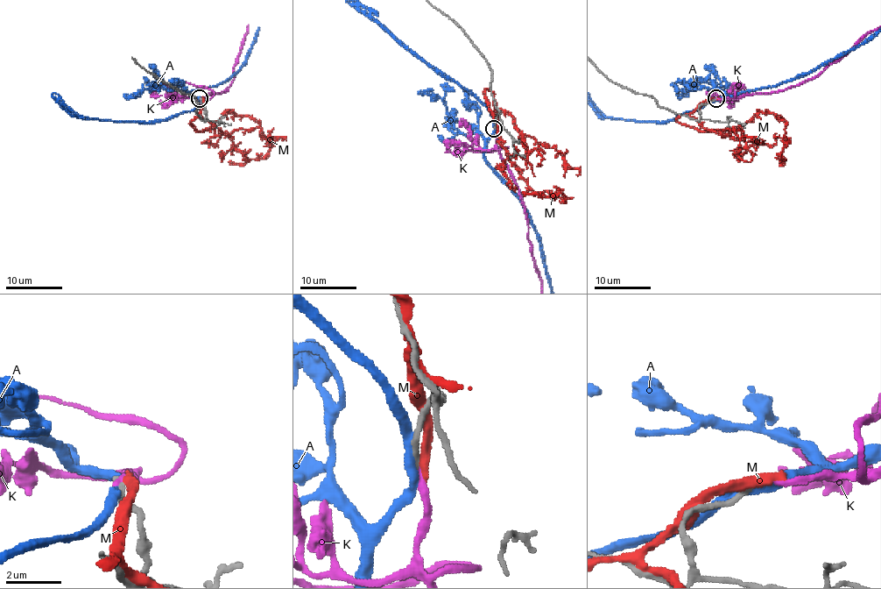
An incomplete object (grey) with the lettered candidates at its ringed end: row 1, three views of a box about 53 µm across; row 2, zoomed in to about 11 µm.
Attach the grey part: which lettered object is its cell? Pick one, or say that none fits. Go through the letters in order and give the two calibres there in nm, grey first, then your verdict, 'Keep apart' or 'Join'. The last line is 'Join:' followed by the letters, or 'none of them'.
A: Thickness 280 nm (grey) against 300 nm. Keep apart
K: Thickness 240 nm (grey) against 280 nm. Keep apart
M: Thickness 260 nm (grey) against 280 nm. Keep apart
Join: none of them

